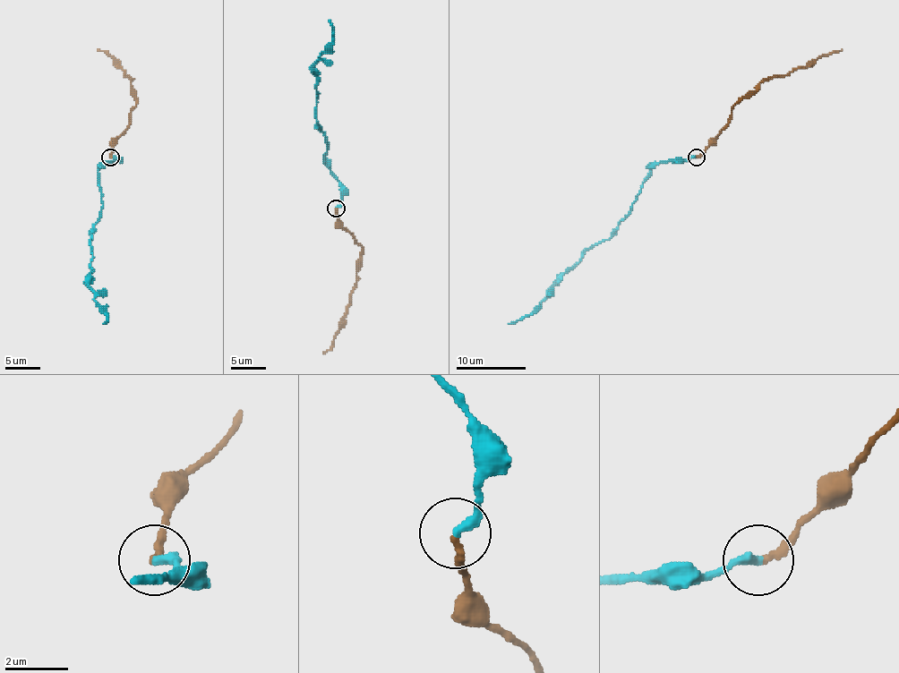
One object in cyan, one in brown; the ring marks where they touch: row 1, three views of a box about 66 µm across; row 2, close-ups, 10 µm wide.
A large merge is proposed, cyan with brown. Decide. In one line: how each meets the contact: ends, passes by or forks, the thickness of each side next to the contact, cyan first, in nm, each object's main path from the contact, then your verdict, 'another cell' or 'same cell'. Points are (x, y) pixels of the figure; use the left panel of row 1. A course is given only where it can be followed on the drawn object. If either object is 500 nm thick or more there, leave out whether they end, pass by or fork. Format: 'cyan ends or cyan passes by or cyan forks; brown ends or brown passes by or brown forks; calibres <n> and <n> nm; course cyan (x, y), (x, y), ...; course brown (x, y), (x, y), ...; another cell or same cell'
cyan ends; brown ends; calibres 320 and 240 nm; course cyan (110, 157), (115, 159), (98, 171), (103, 208), (90, 240), (89, 285), (107, 315), (103, 323); course brown (110, 157), (111, 143), (127, 128), (131, 110), (136, 105), (136, 93), (118, 64), (107, 53), (98, 49); same cell

